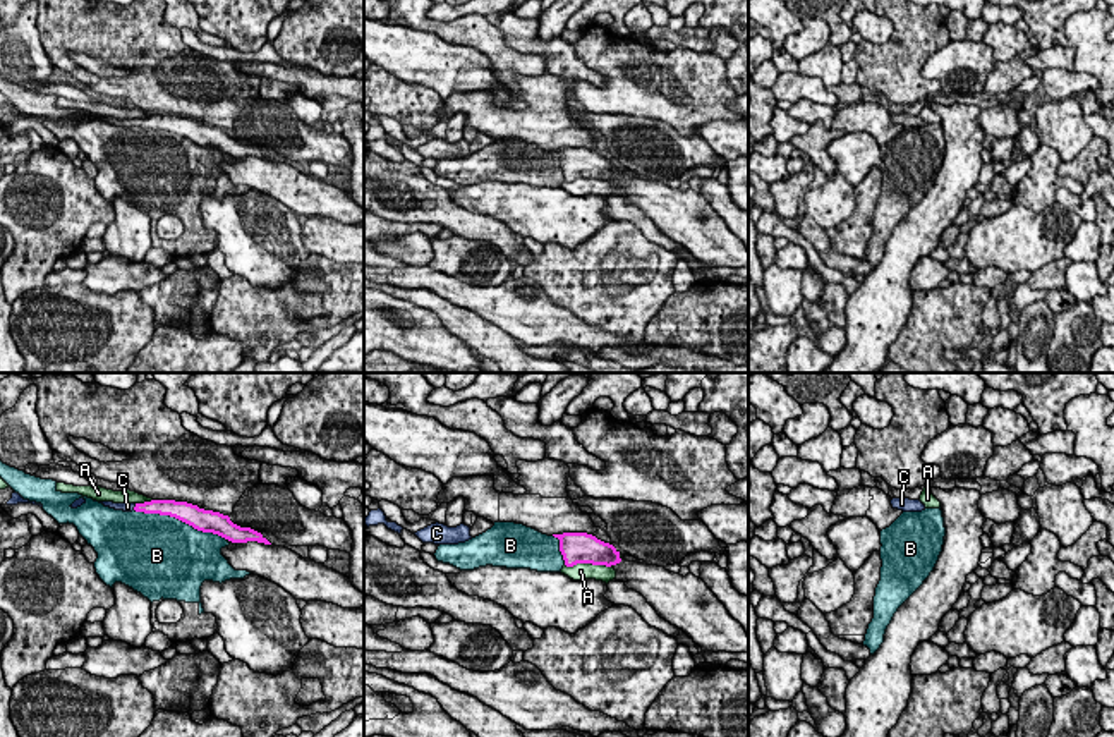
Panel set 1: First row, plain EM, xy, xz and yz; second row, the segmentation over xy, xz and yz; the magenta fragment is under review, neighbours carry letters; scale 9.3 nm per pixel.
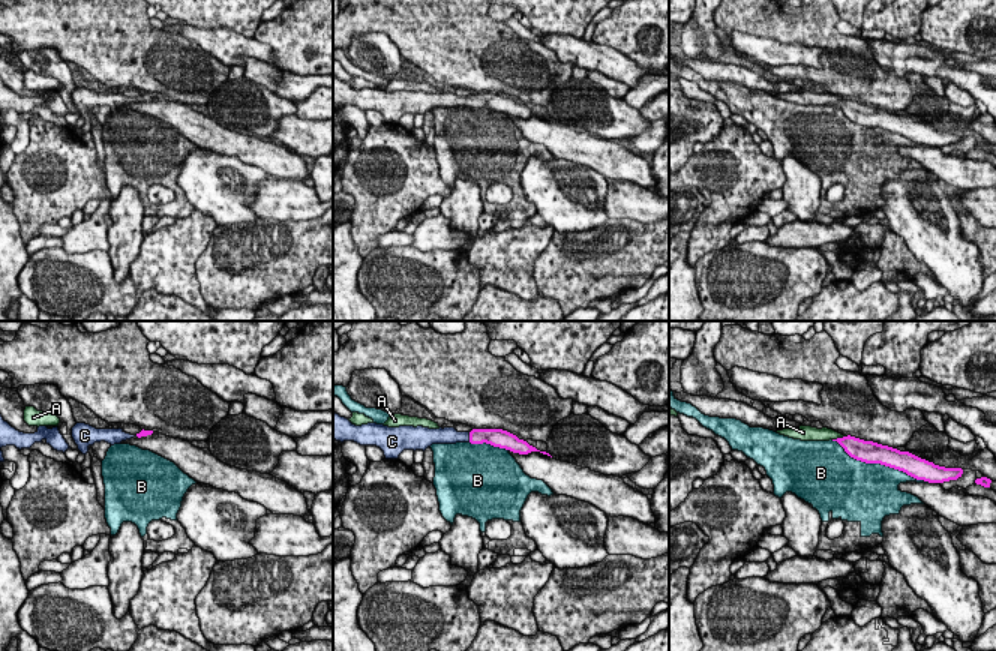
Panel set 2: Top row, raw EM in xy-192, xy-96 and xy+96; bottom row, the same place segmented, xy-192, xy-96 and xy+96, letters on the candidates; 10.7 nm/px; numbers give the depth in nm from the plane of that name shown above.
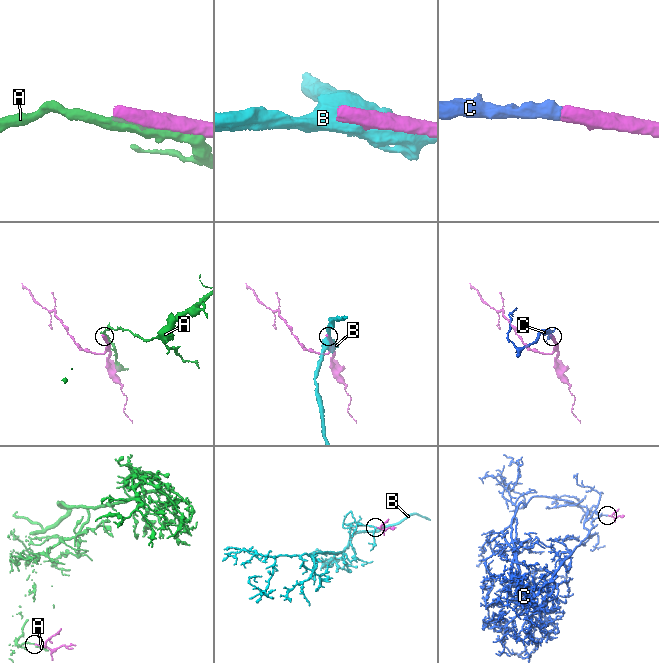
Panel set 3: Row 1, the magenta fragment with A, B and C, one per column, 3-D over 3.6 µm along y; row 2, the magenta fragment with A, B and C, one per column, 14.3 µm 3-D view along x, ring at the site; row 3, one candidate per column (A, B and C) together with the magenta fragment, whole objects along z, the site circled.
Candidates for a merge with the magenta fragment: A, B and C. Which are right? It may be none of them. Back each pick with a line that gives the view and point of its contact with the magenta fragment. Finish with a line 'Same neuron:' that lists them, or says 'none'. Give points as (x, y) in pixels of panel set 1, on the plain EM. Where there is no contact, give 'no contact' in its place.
C: meets magenta in xy at (134, 122)
Same neuron: C

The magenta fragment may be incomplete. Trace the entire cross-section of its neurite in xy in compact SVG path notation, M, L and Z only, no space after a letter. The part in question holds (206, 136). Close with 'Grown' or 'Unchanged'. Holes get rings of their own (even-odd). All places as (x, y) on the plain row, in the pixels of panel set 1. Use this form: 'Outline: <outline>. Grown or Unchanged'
Outline: M151 115L144 119L113 119L100 117L105 122L124 125L124 127L144 127L175 132L197 146L218 149L232 158L257 156L271 160L261 148L251 143L240 143L230 136L228 131L220 127L204 125L197 120L175 115Z. Grown

